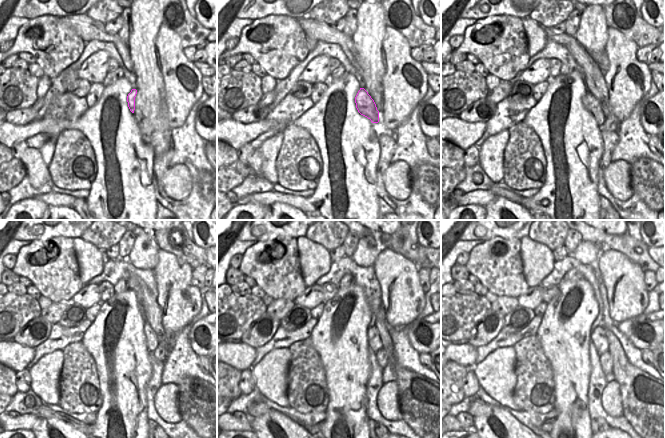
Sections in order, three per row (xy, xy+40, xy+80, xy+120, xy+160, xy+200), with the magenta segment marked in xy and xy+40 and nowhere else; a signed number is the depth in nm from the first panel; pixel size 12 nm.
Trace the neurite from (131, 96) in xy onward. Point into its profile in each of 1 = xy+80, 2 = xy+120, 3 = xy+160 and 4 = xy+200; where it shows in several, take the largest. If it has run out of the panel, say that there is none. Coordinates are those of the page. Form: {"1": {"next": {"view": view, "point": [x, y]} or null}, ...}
{"1": {"next": {"view": "xy+80", "point": [589, 101]}}, "2": {"next": {"view": "xy+120", "point": [152, 342]}}, "3": {"next": {"view": "xy+160", "point": [375, 343]}}, "4": {"next": {"view": "xy+200", "point": [598, 336]}}}

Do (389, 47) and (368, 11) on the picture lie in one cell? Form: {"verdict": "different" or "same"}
{"verdict": "different"}

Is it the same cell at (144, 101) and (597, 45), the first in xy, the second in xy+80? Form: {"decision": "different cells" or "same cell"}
{"decision": "same cell"}

